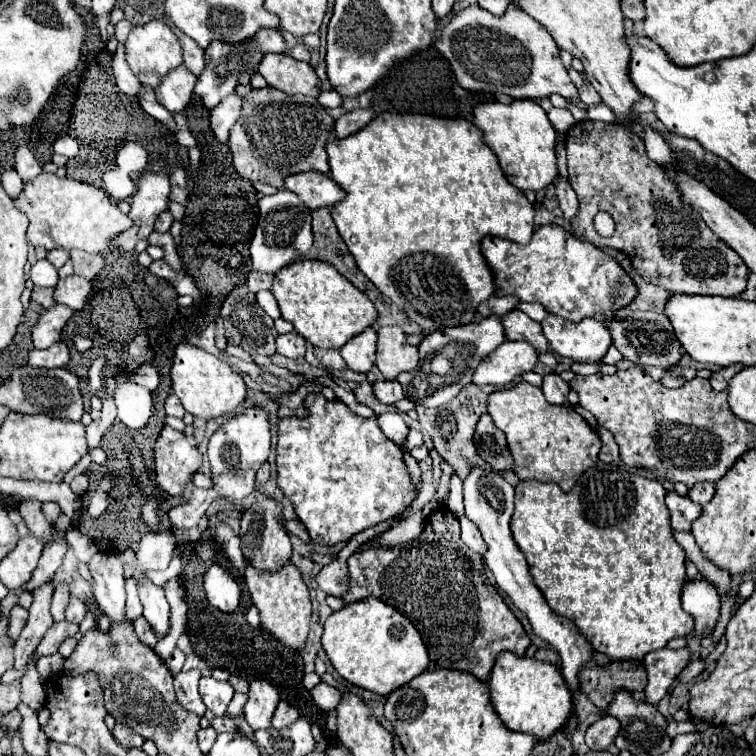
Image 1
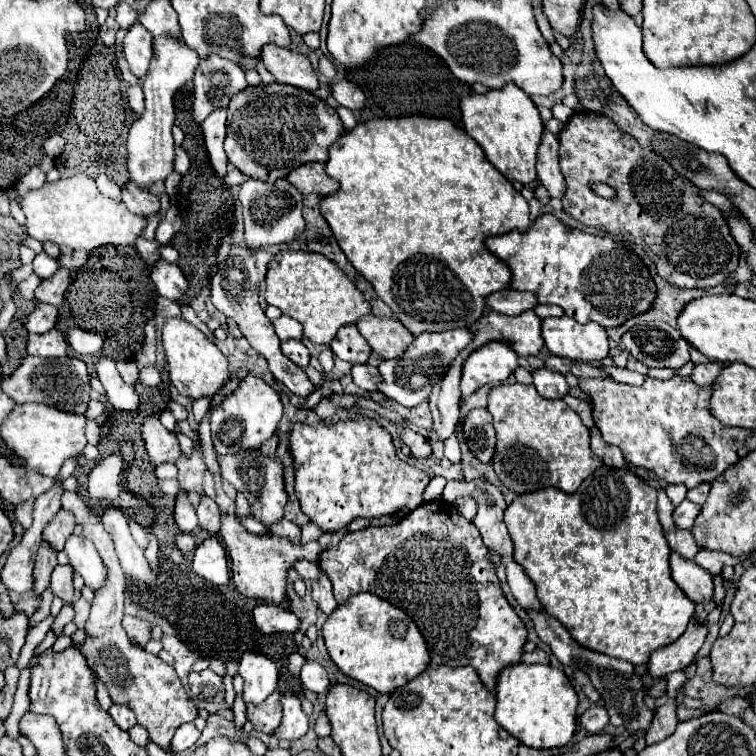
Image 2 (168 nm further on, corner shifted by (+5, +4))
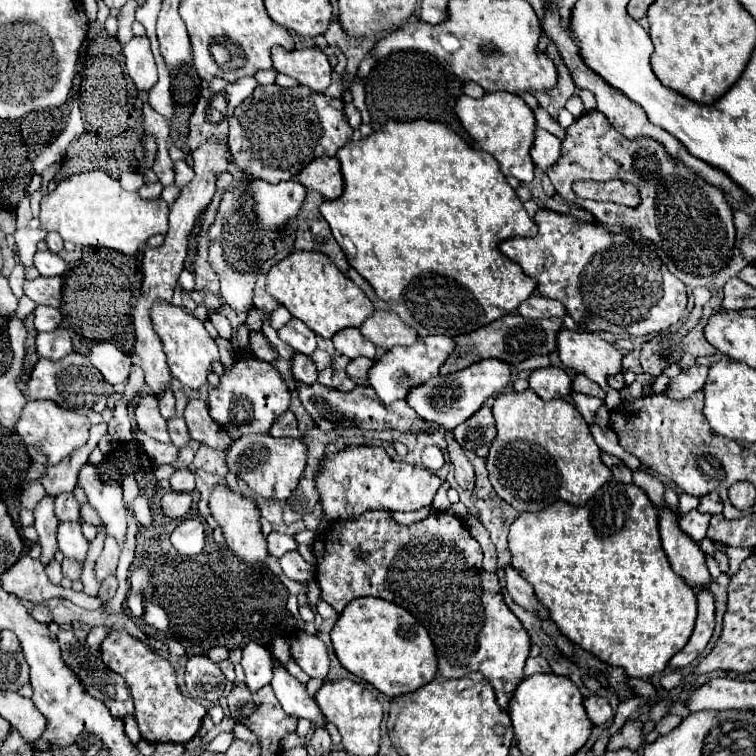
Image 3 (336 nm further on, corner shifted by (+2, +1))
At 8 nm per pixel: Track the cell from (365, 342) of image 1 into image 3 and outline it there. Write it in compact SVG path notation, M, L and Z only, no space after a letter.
M342 329L332 337L332 341L334 341L336 351L346 355L348 359L356 359L356 357L374 359L376 357L374 343L364 339L360 329Z

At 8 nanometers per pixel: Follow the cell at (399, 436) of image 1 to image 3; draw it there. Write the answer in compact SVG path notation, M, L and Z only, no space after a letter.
M430 445L430 447L426 447L422 451L422 463L424 463L426 469L436 471L436 469L440 469L444 465L444 455L442 455L442 451L438 447Z

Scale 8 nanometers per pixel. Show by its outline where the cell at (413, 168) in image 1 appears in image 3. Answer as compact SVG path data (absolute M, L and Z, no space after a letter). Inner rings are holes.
M416 119L416 121L388 121L380 131L362 137L358 141L346 143L338 151L340 167L342 167L342 177L344 177L344 193L334 199L334 201L324 201L320 205L322 217L328 221L334 239L342 247L344 255L348 257L348 263L374 287L376 295L406 323L410 325L418 335L446 335L446 337L458 337L464 333L470 333L478 327L484 327L498 317L514 311L524 299L528 299L534 293L536 283L524 275L524 271L510 261L506 255L498 251L498 245L510 237L522 235L522 237L532 237L536 235L536 223L528 217L524 205L516 197L514 189L508 185L506 177L500 171L500 165L494 157L490 157L486 151L470 147L466 141L462 141L450 127L438 121L428 121L428 119ZM348 239L352 241L354 249L348 249Z

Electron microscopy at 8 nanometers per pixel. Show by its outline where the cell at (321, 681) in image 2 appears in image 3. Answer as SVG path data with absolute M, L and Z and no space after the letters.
M300 631L292 639L292 649L290 649L294 661L300 665L300 669L312 677L312 679L326 679L328 675L328 651L326 645L316 637L306 631Z

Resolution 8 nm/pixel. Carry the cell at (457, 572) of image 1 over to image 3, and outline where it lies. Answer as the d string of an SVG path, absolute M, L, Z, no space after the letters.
M434 511L432 515L428 515L424 521L418 521L410 527L404 527L404 525L398 525L396 521L390 519L390 513L362 513L358 519L354 521L334 521L330 523L330 527L326 529L328 535L318 535L312 549L314 549L314 555L316 555L316 581L322 589L322 599L326 603L330 603L338 613L354 599L354 597L380 597L380 599L386 599L390 603L396 603L404 609L408 609L430 633L434 645L436 645L436 657L438 657L438 671L442 677L464 677L464 673L472 673L472 671L480 671L488 681L490 685L494 687L496 691L496 699L498 699L498 705L502 709L508 707L510 703L510 697L514 693L514 689L518 687L518 683L524 679L524 663L528 659L528 653L530 653L530 637L526 633L526 629L522 627L522 623L518 621L518 617L508 609L508 605L504 603L502 599L502 591L500 591L500 583L498 583L498 577L494 573L486 573L482 569L482 549L480 549L480 543L468 533L464 521L456 515L450 515L446 511Z

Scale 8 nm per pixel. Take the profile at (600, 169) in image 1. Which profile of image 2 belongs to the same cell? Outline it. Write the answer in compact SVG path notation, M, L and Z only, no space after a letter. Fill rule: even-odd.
M587 110L575 112L569 118L567 126L559 132L559 142L561 142L559 164L567 184L567 192L563 196L563 200L567 202L563 202L563 210L569 212L575 220L579 220L585 226L605 230L609 234L617 234L617 236L631 234L639 238L653 252L657 274L665 276L671 284L679 288L711 288L725 282L725 278L735 272L737 260L739 260L739 246L731 236L731 230L723 212L717 206L709 204L699 194L699 188L693 186L687 178L681 178L671 168L671 164L667 164L667 160L663 160L659 154L647 152L637 144L635 138L627 138L625 134L621 134L619 128L607 116L597 112L587 112ZM591 182L605 182L613 186L617 192L617 198L605 200L605 198L593 196L593 192L589 190Z

